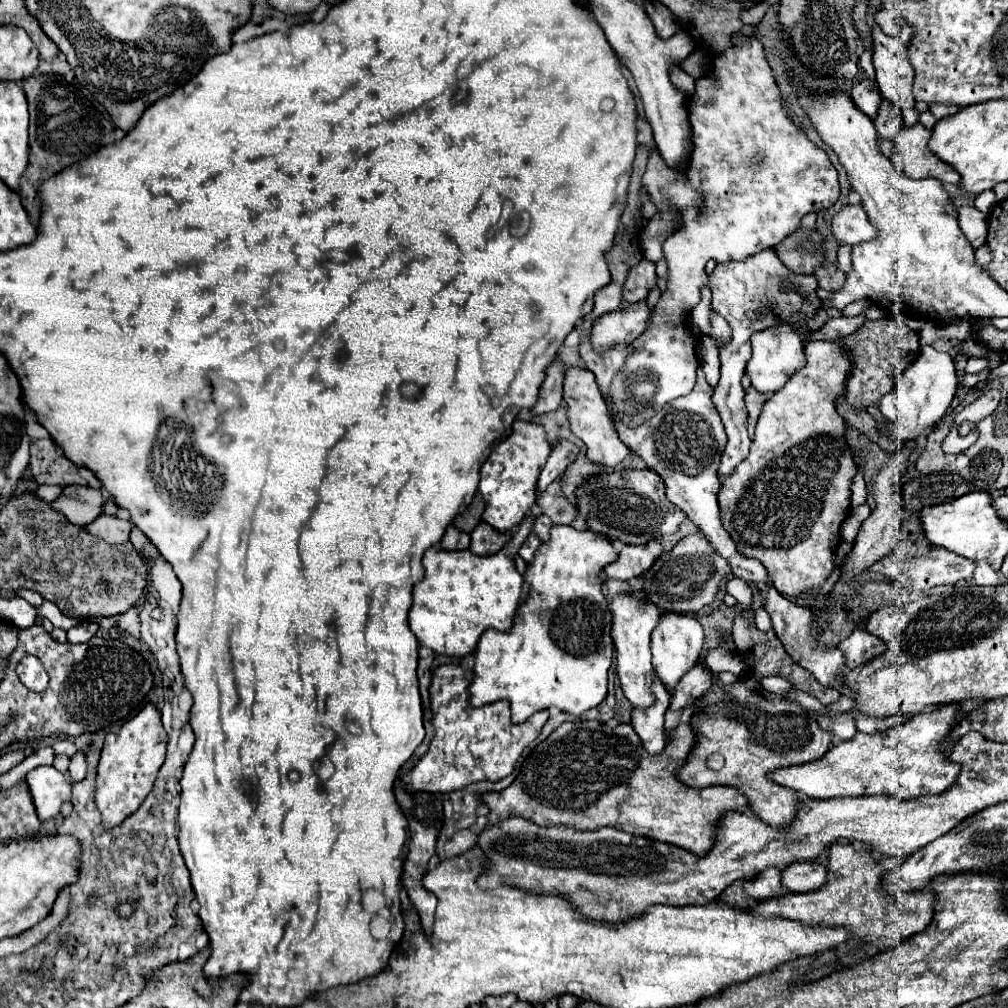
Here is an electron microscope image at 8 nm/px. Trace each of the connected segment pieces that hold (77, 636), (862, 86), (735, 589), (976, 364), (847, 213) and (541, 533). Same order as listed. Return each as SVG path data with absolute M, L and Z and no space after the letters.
M79 622L71 630L67 630L67 638L71 644L81 644L81 642L87 642L89 638L93 638L97 628L99 626L95 622Z
M863 78L859 84L853 86L851 98L853 98L855 106L857 106L863 114L867 114L871 120L877 116L879 104L881 104L881 100L883 100L881 94L879 94L879 90L877 90L877 84L871 82L871 80L867 80L867 78Z
M731 578L727 582L727 592L735 596L743 608L751 608L751 590L745 582L741 582L739 578Z
M969 358L967 360L967 366L965 366L965 372L969 374L979 374L983 370L991 370L991 366L987 366L989 360L987 358Z
M849 204L833 216L833 234L841 244L853 246L859 242L873 240L877 236L877 228L871 224L861 204Z
M541 514L537 520L535 520L535 534L541 538L541 542L547 542L547 538L549 538L549 530L551 530L551 520L545 516L545 514Z

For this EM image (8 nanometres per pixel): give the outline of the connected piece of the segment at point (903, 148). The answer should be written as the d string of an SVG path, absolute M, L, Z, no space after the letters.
M915 124L911 128L903 128L895 136L895 166L907 174L909 178L937 178L943 184L955 184L959 186L959 172L951 168L941 158L935 158L929 150L929 138L931 130L927 130L923 124Z

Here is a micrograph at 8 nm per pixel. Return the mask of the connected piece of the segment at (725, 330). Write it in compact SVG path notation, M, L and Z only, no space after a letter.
M711 314L711 322L713 322L713 330L711 330L711 336L713 338L719 338L723 342L723 338L727 338L727 334L731 332L727 322L723 322L723 318L719 318L719 314Z

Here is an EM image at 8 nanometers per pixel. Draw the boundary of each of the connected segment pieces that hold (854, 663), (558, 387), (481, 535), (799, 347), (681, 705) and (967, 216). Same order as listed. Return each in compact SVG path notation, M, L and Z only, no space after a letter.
M857 628L857 630L853 630L853 634L849 638L839 642L839 650L845 656L847 668L852 670L865 664L867 660L883 654L885 646L883 646L883 640L877 638L875 634L867 632L865 628Z
M553 362L547 368L547 376L543 386L539 388L539 398L537 404L531 408L533 416L541 416L545 412L557 410L563 402L563 364L561 362Z
M481 522L471 532L471 546L469 550L480 556L492 555L503 548L507 538L485 522Z
M779 324L775 328L767 328L763 332L755 332L751 336L751 348L753 348L753 356L747 362L747 374L751 378L751 384L763 392L763 394L771 394L777 392L787 378L799 368L803 366L803 344L801 344L803 334L793 330L793 324Z
M699 664L695 670L687 672L683 676L683 682L679 682L679 686L675 688L671 706L667 710L667 720L665 720L665 728L667 730L675 730L681 722L681 714L685 708L693 706L695 698L701 696L703 690L707 690L707 686L711 686L711 670L699 670Z
M961 206L959 208L959 226L963 230L963 234L971 240L971 244L975 244L977 248L985 242L987 238L987 220L985 214L979 212L973 206Z

